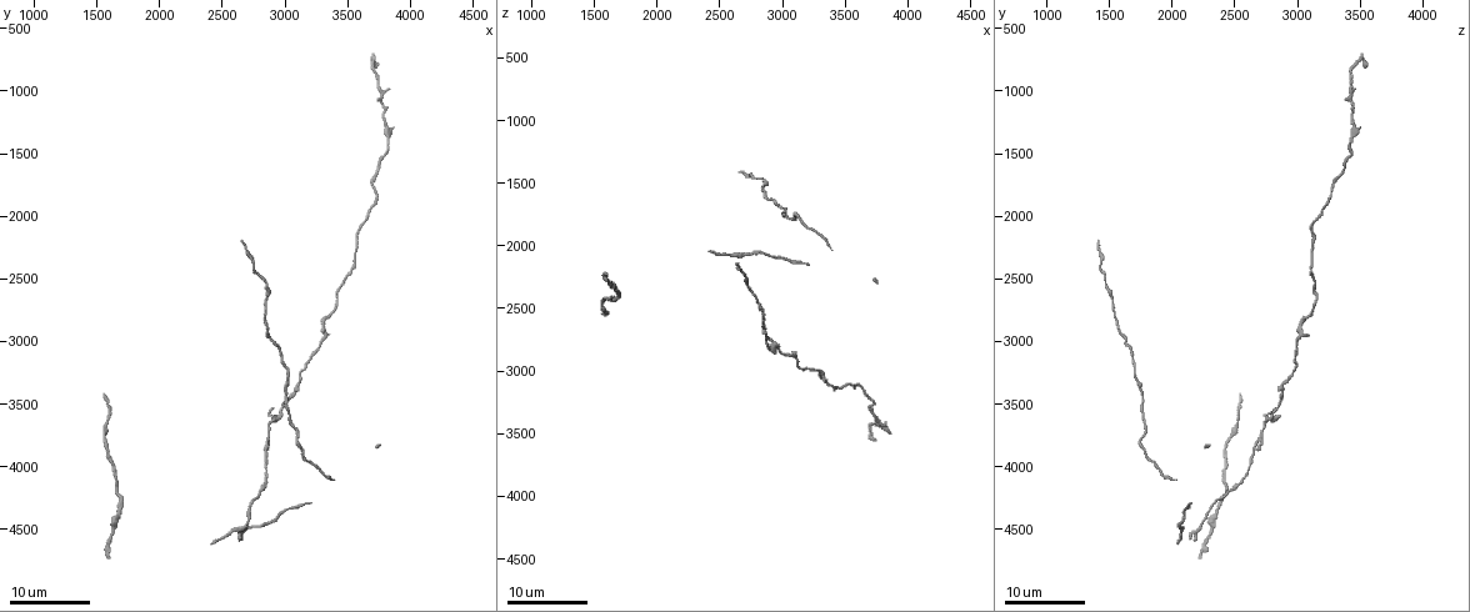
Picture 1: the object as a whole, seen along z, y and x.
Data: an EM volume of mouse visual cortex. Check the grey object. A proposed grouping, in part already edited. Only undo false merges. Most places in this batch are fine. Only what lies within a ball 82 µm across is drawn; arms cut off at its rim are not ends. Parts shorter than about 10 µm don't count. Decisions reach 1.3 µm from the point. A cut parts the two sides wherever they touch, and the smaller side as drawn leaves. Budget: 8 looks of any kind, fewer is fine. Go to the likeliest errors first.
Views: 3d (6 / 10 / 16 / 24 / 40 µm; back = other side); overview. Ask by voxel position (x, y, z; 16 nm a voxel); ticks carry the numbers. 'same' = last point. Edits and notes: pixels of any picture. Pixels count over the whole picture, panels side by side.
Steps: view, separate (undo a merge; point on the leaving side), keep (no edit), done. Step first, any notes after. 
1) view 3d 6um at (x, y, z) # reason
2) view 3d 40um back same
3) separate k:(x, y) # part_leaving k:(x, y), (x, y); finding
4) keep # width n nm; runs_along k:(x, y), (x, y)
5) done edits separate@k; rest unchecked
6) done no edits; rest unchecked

view 3d 16um at (2880, 3640, 2740) # four-way junction

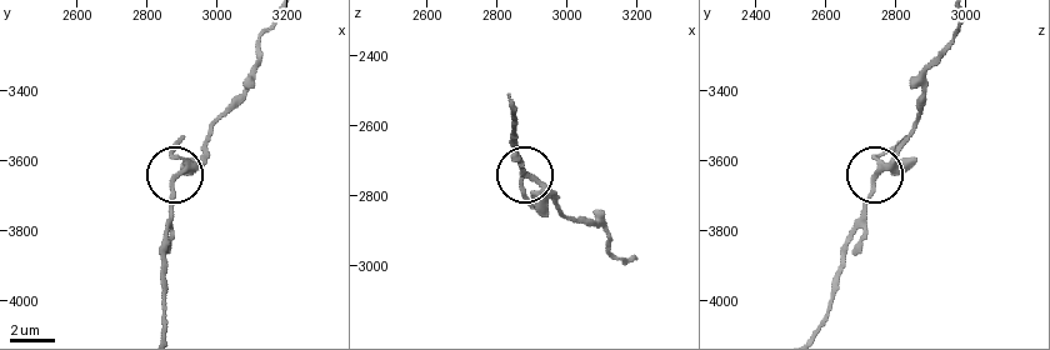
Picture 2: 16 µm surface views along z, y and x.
view 3d 10um at (2870, 3660, 2740)

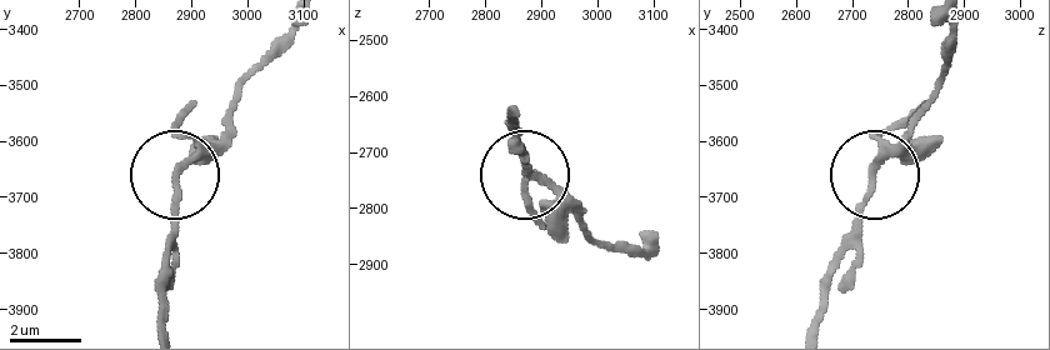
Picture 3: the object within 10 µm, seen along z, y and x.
keep # width 160 nm; runs_along 3:(515, 108), (525, 171), (551, 185), (584, 228); continuous, no second neuron

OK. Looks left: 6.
view 3d 24um at (3320, 2960, 3020) # three-way junction

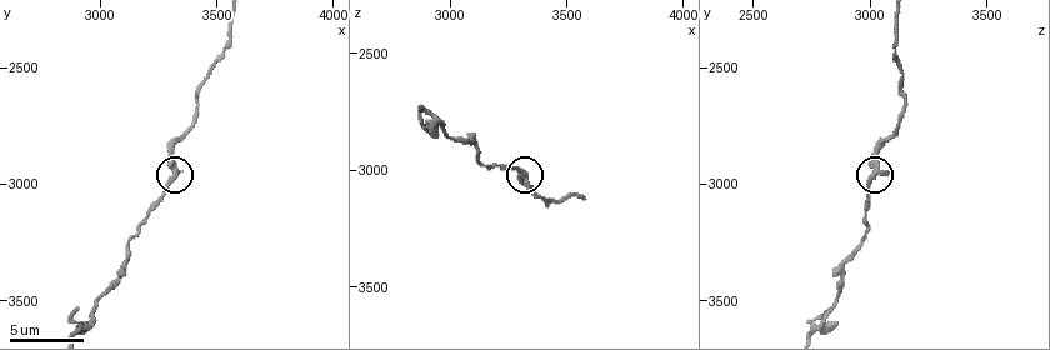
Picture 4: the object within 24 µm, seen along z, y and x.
view 3d 6um at (3330, 2950, 3030)

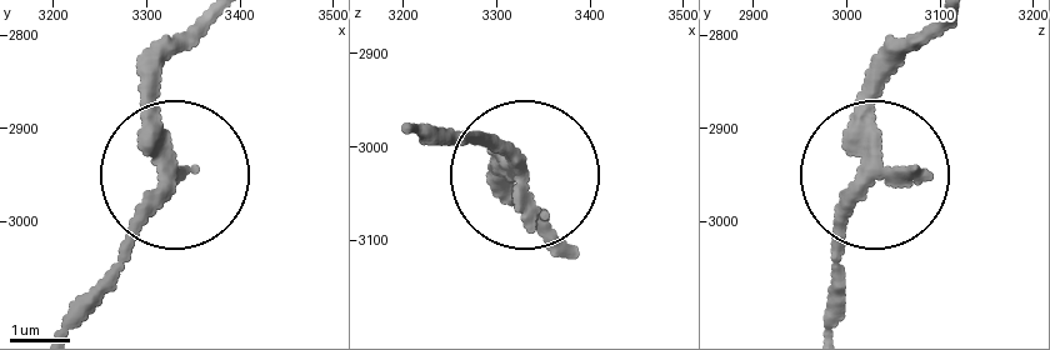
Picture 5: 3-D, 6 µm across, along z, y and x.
keep # arms 3; runs_along 5:(831, 329), (831, 240), (876, 165), (886, 50); all the same neuron

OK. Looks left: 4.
view 3d 16um at (2860, 4080, 2560)

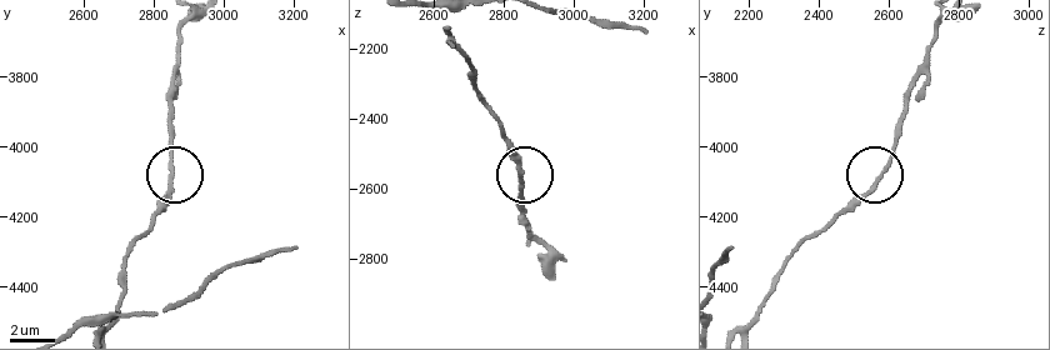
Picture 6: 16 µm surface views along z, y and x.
view 3d 6um at (2850, 4080, 2590)

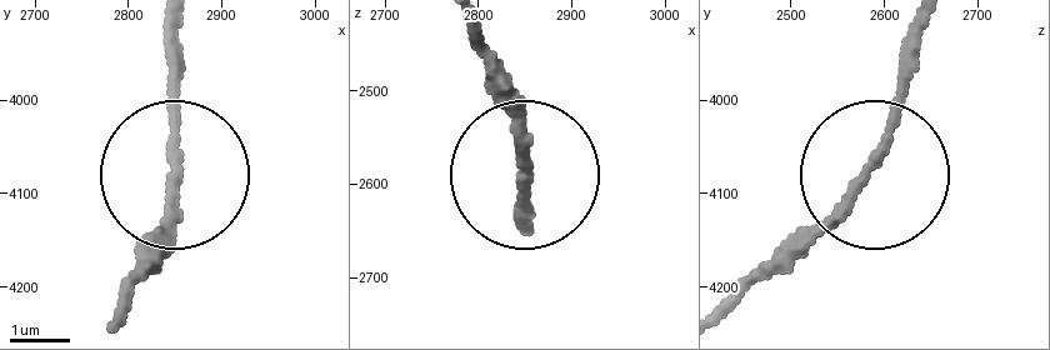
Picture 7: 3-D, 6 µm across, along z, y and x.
keep # width 160 nm; runs_along 7:(864, 176), (769, 270); continuous, no second neuron

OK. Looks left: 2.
view 3d 16um at (3050, 3460, 2870) # sudden change in width

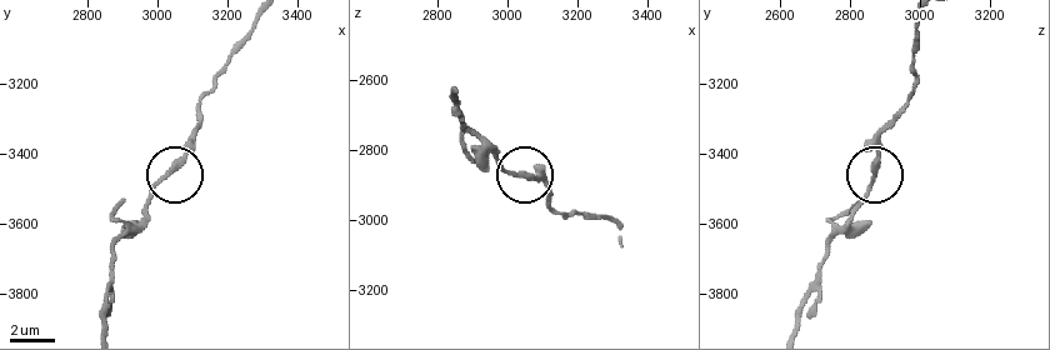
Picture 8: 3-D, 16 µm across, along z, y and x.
keep # runs_along 8:(456, 89), (464, 126), (500, 164), (549, 185); all the same neuron

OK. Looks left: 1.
done no edits; rest unchecked

